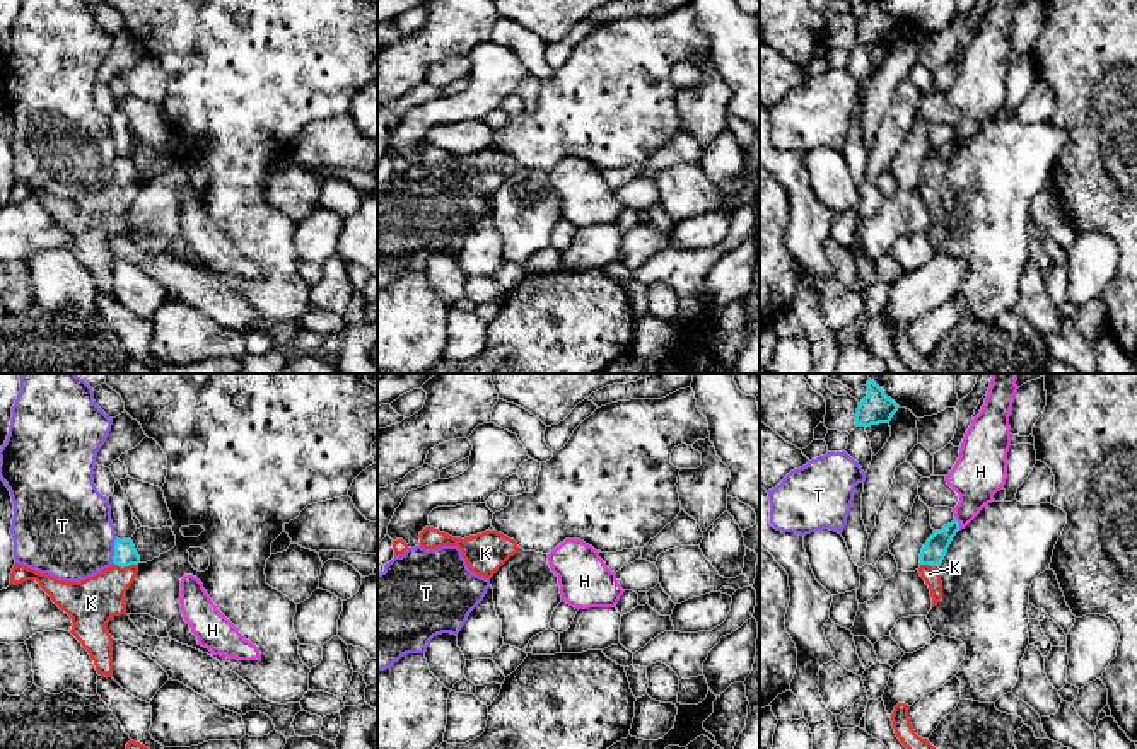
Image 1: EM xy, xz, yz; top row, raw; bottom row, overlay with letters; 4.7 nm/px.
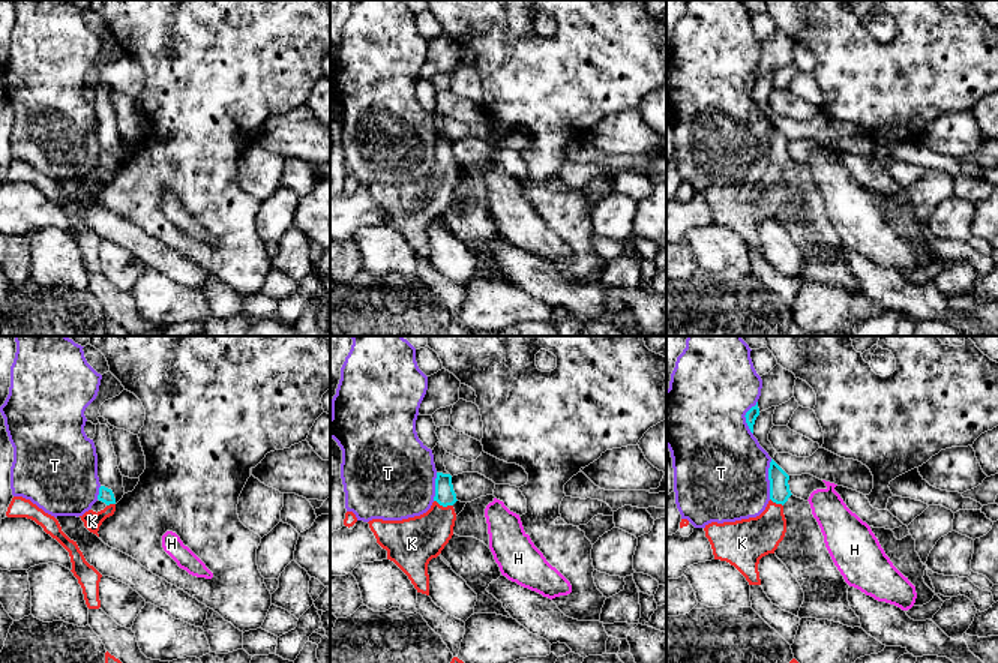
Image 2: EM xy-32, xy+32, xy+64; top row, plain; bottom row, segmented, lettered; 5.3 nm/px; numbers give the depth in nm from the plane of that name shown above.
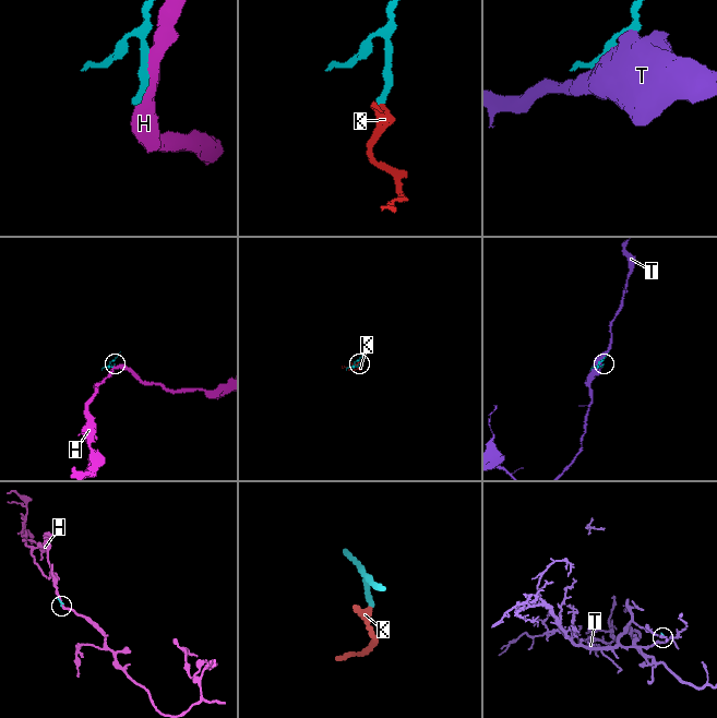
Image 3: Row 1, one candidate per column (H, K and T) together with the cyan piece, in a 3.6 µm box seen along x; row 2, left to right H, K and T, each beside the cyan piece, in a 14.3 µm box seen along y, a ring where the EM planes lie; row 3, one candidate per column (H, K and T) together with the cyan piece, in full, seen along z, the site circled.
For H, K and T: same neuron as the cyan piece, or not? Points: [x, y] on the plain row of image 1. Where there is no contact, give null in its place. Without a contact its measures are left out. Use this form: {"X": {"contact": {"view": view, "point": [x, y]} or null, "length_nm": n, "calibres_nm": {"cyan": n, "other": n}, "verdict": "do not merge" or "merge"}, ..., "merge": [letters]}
{"H": {"contact": {"view": "yz", "point": [958, 140]}, "length_nm": 80, "calibres_nm": {"cyan": 110, "other": 240}, "verdict": "do not merge"}, "K": {"contact": {"view": "xy", "point": [125, 183]}, "length_nm": 120, "calibres_nm": {"cyan": 110, "other": 220}, "verdict": "merge"}, "T": {"contact": {"view": "xy", "point": [115, 168]}, "length_nm": 120, "calibres_nm": {"cyan": 110, "other": 440}, "verdict": "do not merge"}, "merge": ["K"]}

